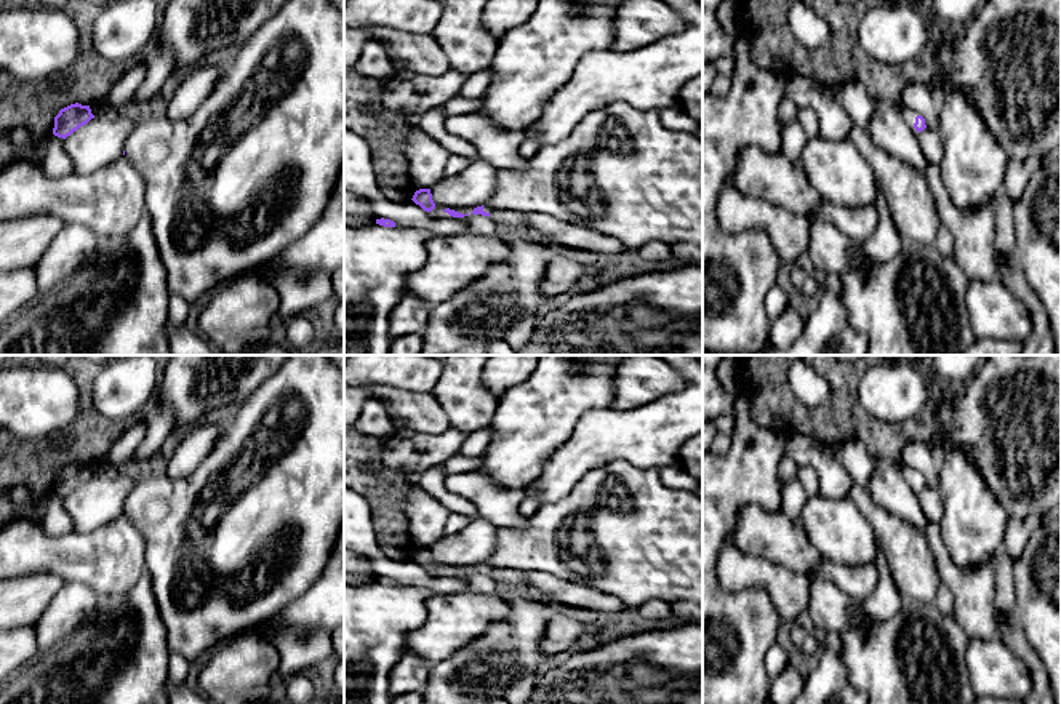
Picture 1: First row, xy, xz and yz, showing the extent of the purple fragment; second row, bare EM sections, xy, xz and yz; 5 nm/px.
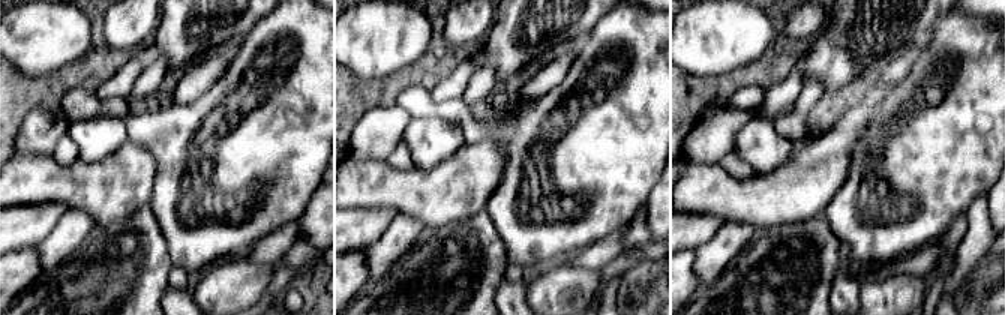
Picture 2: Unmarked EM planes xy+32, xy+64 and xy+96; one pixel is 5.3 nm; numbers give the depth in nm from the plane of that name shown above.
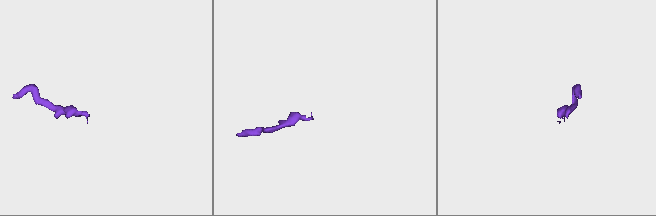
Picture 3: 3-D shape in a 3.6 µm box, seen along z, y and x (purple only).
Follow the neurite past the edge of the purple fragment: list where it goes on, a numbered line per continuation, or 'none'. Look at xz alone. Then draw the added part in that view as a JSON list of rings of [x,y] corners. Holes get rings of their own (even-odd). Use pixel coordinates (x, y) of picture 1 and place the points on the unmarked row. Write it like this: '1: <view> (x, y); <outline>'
1: xz (620, 530); [[[613,461],[589,470],[571,491],[557,502],[541,504],[520,530],[498,528],[494,550],[483,570],[510,568],[525,573],[555,574],[578,586],[594,587],[639,608],[650,600],[675,603],[703,602],[703,498],[695,491],[667,488],[659,469],[642,469],[627,461]]]

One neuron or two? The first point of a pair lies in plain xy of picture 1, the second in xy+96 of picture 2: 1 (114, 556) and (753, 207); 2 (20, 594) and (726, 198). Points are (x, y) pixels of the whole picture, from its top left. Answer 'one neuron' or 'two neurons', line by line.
1: one neuron
2: two neurons

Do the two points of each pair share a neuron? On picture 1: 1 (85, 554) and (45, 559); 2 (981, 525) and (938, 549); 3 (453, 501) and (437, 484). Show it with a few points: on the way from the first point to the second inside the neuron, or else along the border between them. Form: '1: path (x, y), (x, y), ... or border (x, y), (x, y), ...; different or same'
1: path (76, 556), (55, 556); same
2: border (941, 508), (940, 536), (949, 556), (975, 568); different
3: path (448, 498), (439, 488); same

